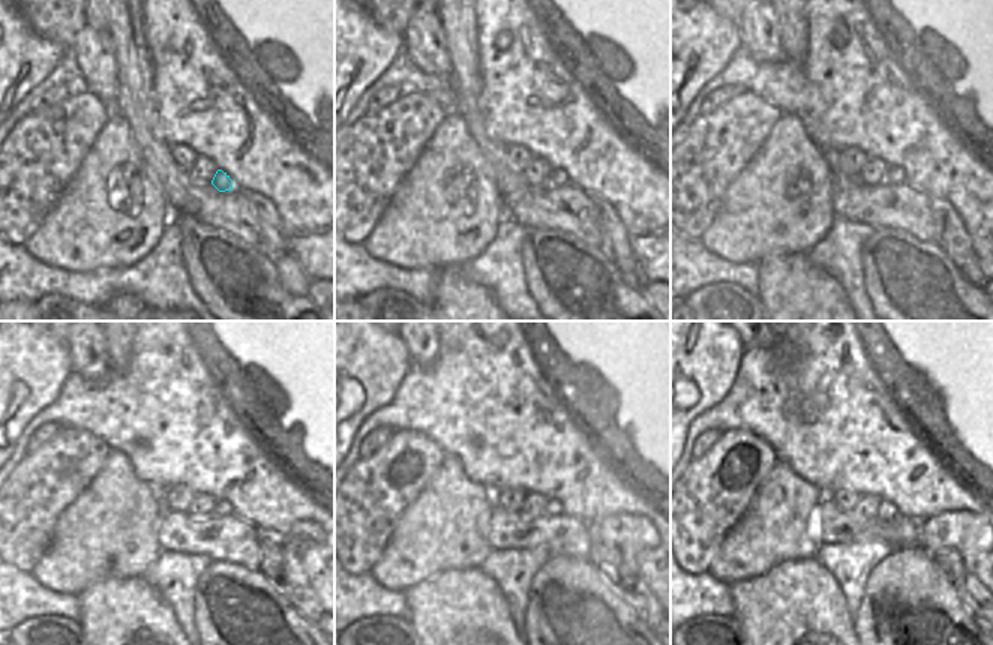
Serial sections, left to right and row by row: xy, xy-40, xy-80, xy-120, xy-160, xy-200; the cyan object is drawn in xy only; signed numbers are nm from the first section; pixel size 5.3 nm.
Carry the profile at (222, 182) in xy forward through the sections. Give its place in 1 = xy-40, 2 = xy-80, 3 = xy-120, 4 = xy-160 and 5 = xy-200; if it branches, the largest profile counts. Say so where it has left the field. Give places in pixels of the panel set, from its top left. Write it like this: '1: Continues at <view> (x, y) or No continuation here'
1: Continues at xy-40 (557, 179)
2: Continues at xy-80 (894, 174)
3: Continues at xy-120 (221, 507)
4: Continues at xy-160 (551, 507)
5: Continues at xy-200 (887, 510).

